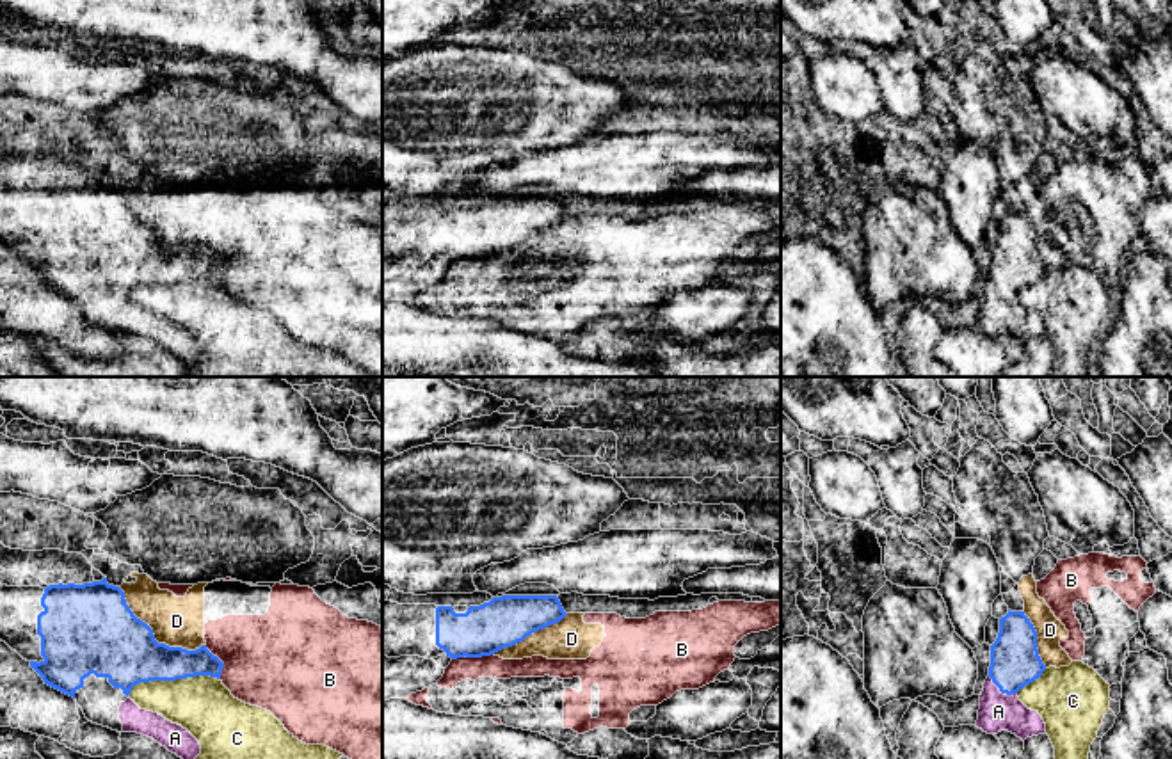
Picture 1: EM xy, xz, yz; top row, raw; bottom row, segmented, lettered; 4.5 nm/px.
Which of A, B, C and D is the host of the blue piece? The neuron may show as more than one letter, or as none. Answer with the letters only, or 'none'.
A

